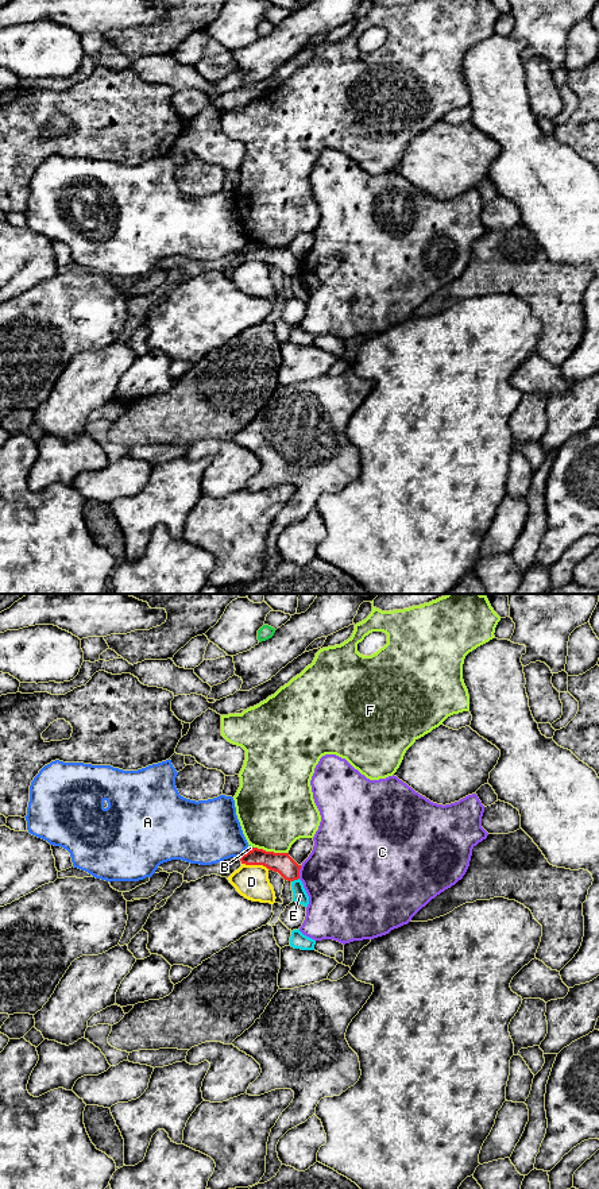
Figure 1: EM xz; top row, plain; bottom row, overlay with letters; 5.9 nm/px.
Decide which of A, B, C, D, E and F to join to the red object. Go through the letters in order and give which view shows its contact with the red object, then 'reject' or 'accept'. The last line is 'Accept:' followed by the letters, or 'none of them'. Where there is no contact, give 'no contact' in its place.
A: xz | reject
B: xz | reject
C: xz | reject
D: xz | reject
E: xz | reject
F: xz | reject
Accept: none of them

